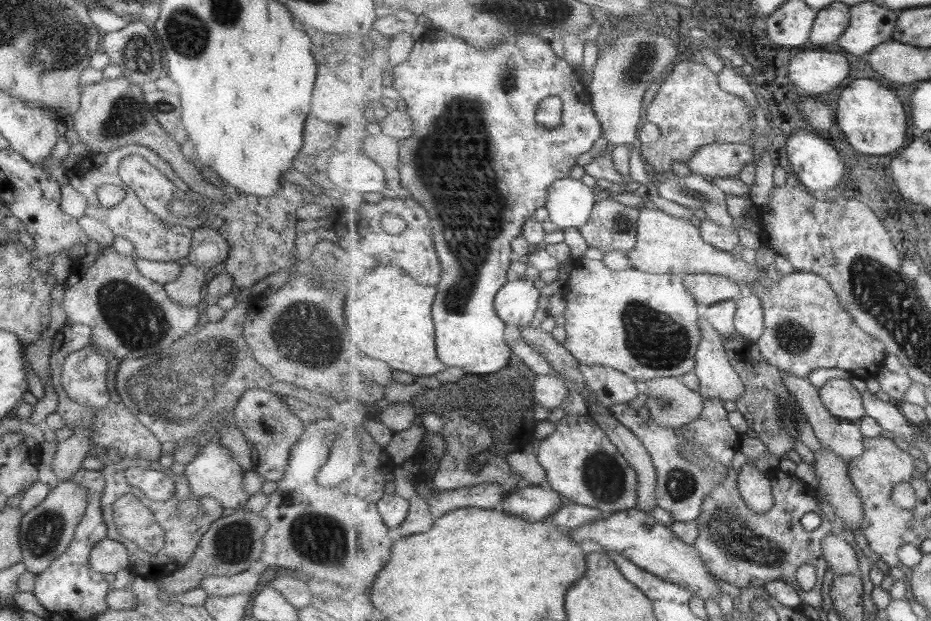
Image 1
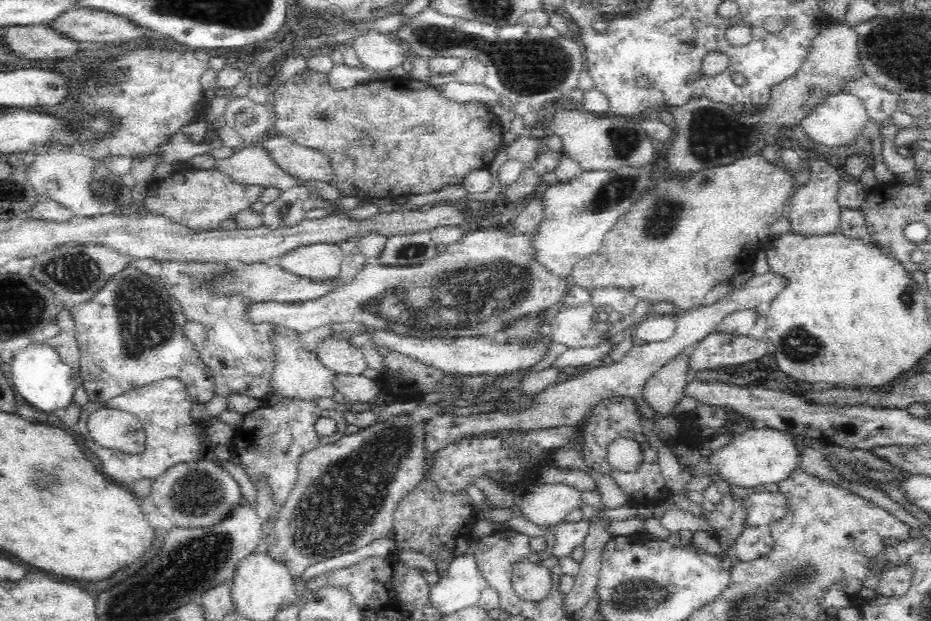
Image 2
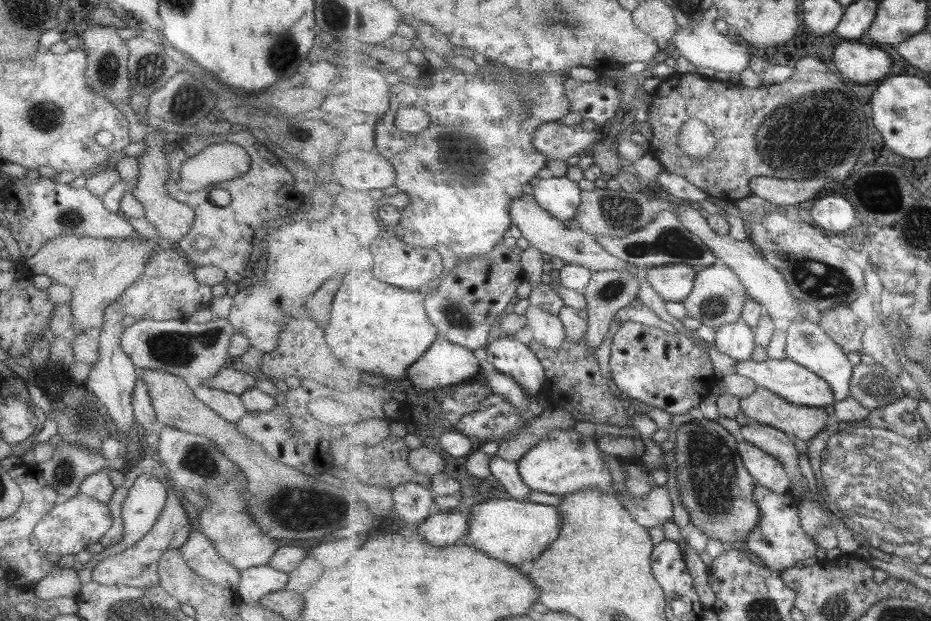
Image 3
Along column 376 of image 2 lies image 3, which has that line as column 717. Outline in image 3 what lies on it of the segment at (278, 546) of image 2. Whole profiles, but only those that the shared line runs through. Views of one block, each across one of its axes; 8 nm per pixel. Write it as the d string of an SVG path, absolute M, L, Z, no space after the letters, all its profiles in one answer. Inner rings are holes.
M701 419L683 423L678 428L673 461L677 465L679 499L697 526L708 538L729 543L747 541L762 519L754 492L757 482L747 470L738 449L741 438L731 434L717 421Z

